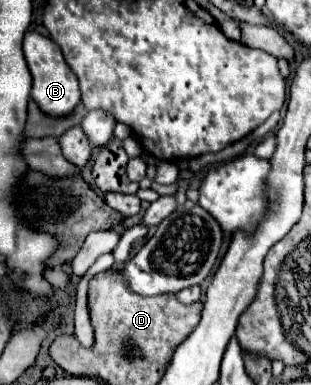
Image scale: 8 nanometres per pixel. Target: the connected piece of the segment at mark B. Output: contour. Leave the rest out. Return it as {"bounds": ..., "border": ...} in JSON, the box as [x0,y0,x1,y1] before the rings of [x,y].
{"bounds":[24,32,80,118],"border":[[[28,32],[24,36],[24,56],[34,78],[32,98],[38,104],[38,108],[48,116],[56,116],[56,118],[70,116],[74,108],[80,104],[80,88],[78,88],[78,78],[66,64],[60,48],[50,38],[38,32]]]}

